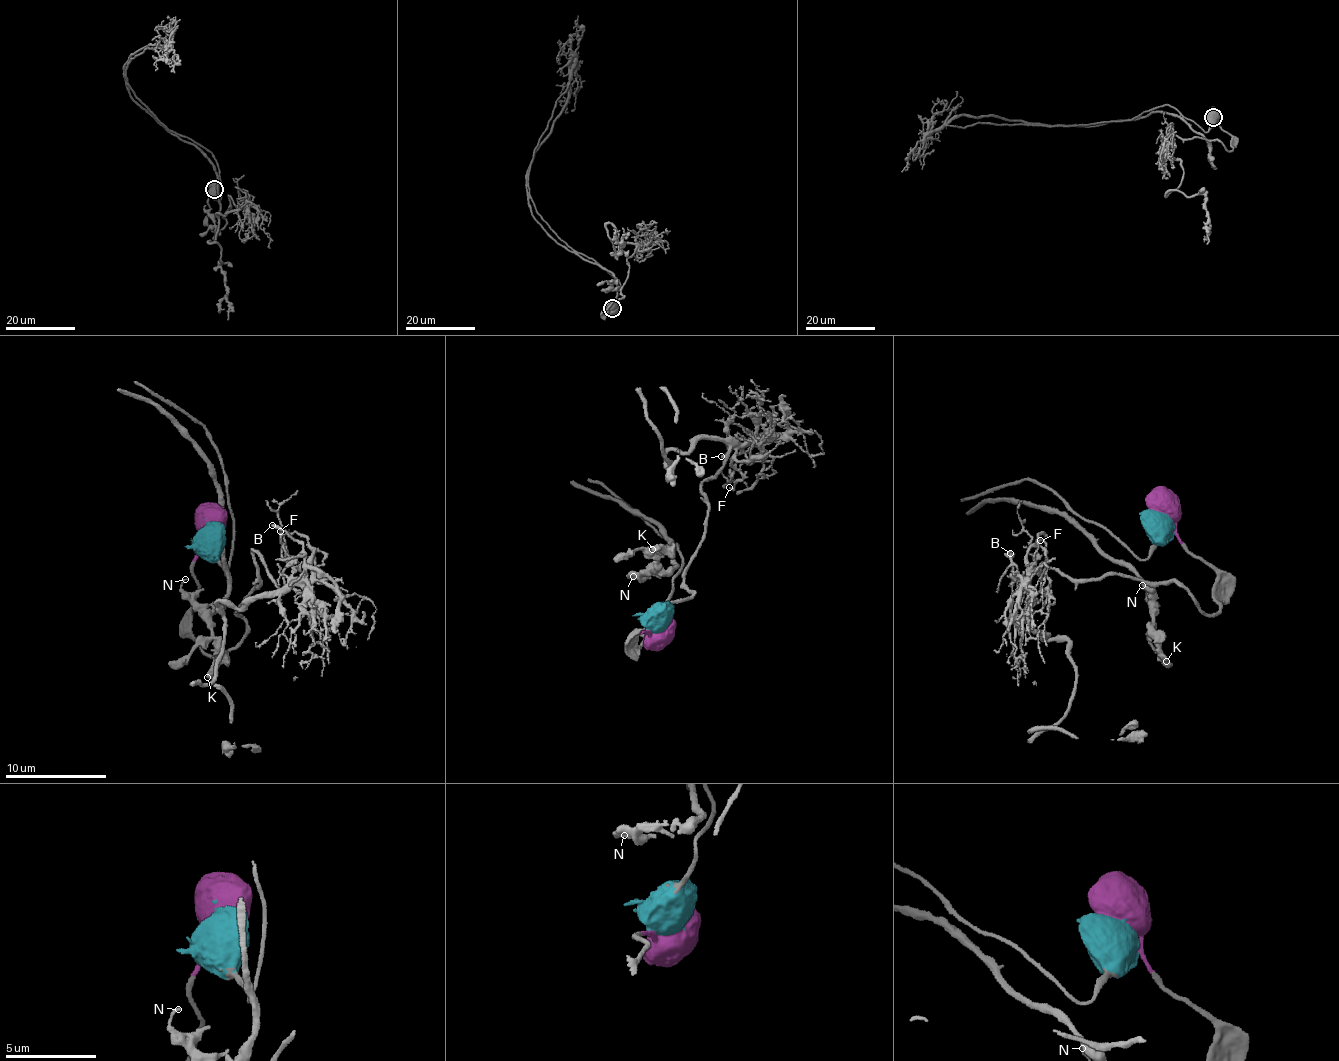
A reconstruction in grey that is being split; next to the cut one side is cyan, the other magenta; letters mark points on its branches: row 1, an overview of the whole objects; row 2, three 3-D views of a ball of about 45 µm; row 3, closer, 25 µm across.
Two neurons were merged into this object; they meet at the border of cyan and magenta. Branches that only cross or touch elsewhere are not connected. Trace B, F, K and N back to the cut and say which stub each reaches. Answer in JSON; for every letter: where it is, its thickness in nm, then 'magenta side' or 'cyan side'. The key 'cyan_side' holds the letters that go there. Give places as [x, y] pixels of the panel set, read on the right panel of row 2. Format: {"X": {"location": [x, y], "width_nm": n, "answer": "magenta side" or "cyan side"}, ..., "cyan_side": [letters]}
{"B": {"location": [1010, 553], "width_nm": 240, "answer": "magenta side"}, "F": {"location": [1040, 540], "width_nm": 70, "answer": "magenta side"}, "K": {"location": [1166, 661], "width_nm": 460, "answer": "cyan side"}, "N": {"location": [1142, 585], "width_nm": 150, "answer": "cyan side"}, "cyan_side": ["K", "N"]}

